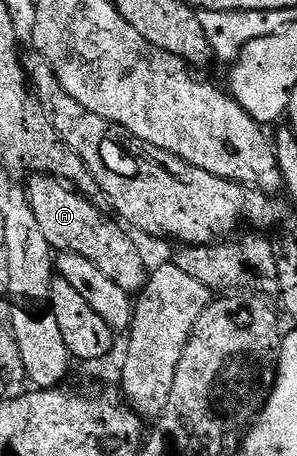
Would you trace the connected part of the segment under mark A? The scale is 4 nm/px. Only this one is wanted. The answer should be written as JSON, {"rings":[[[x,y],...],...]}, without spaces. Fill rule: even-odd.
{"rings":[[[33,173],[29,178],[32,179],[26,185],[28,203],[49,242],[61,242],[64,245],[61,247],[86,256],[86,260],[98,264],[98,268],[102,268],[102,272],[106,272],[106,276],[110,276],[118,288],[140,292],[145,287],[144,258],[131,238],[133,235],[111,213],[103,214],[93,199],[84,197],[79,190],[53,175]]]}

